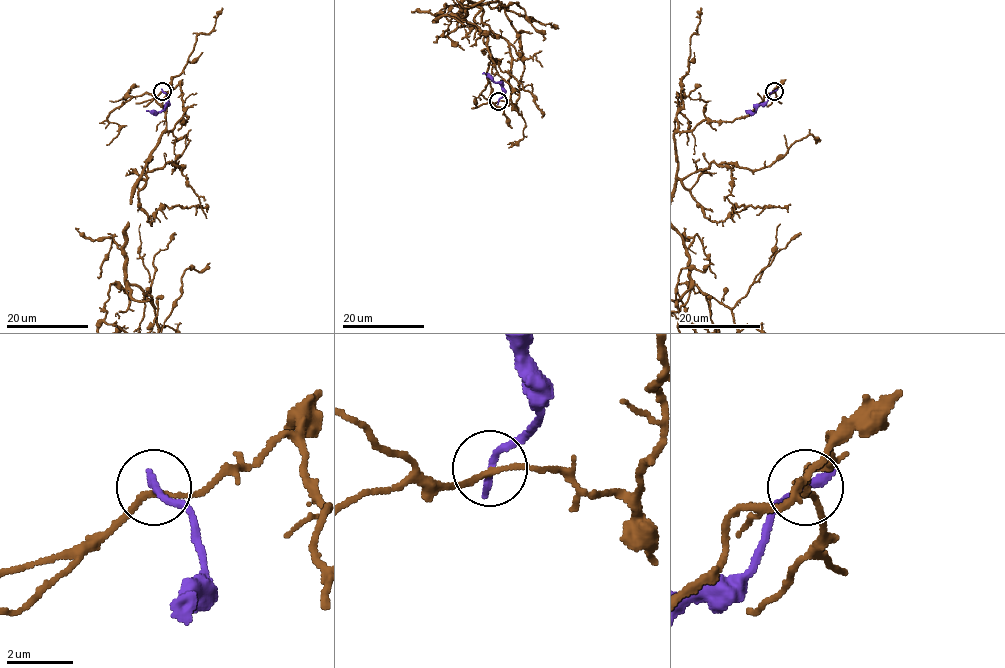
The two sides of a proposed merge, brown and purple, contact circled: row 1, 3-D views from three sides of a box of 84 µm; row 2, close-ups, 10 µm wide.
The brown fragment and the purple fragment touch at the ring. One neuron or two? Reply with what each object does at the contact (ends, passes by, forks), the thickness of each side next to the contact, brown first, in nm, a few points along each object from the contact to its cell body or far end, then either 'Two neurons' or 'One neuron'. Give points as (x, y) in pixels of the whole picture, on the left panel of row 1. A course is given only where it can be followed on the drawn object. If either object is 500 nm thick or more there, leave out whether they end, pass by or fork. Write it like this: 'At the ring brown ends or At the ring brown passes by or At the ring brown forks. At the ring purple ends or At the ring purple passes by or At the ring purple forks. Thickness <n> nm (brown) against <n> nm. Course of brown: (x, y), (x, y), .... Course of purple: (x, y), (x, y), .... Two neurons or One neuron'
At the ring brown passes by. At the ring purple ends. Thickness 140 nm (brown) against 280 nm. Course of brown: (162, 91), (180, 86), (188, 118), (132, 197), (128, 308), (108, 312). Course of purple: (162, 91), (166, 94), (167, 103), (159, 112), (146, 110). Two neurons

